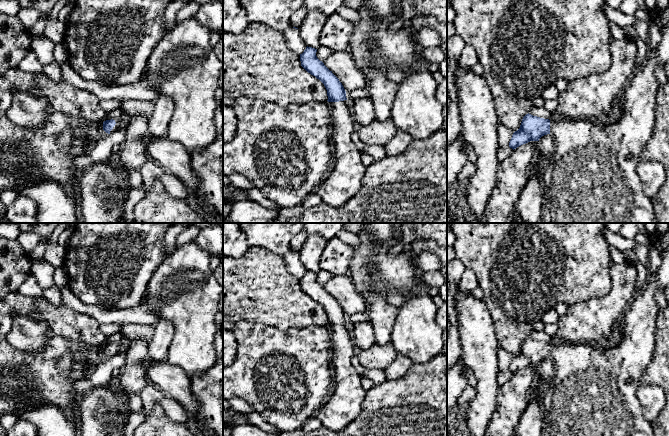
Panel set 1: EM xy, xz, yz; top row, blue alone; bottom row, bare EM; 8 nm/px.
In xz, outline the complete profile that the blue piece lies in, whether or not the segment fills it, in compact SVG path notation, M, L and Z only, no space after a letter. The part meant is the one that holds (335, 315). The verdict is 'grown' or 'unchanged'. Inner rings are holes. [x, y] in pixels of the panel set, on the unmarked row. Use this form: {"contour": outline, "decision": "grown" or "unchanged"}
{"contour": "M306 271L300 278L301 290L325 310L331 336L334 381L332 392L316 417L322 426L341 431L361 412L366 391L361 385L362 375L353 367L354 343L346 315L339 303L316 280L317 273Z", "decision": "grown"}

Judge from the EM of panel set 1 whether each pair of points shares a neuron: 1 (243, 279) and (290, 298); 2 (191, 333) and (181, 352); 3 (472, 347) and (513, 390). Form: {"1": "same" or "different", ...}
{"1": "same", "2": "same", "3": "different"}

